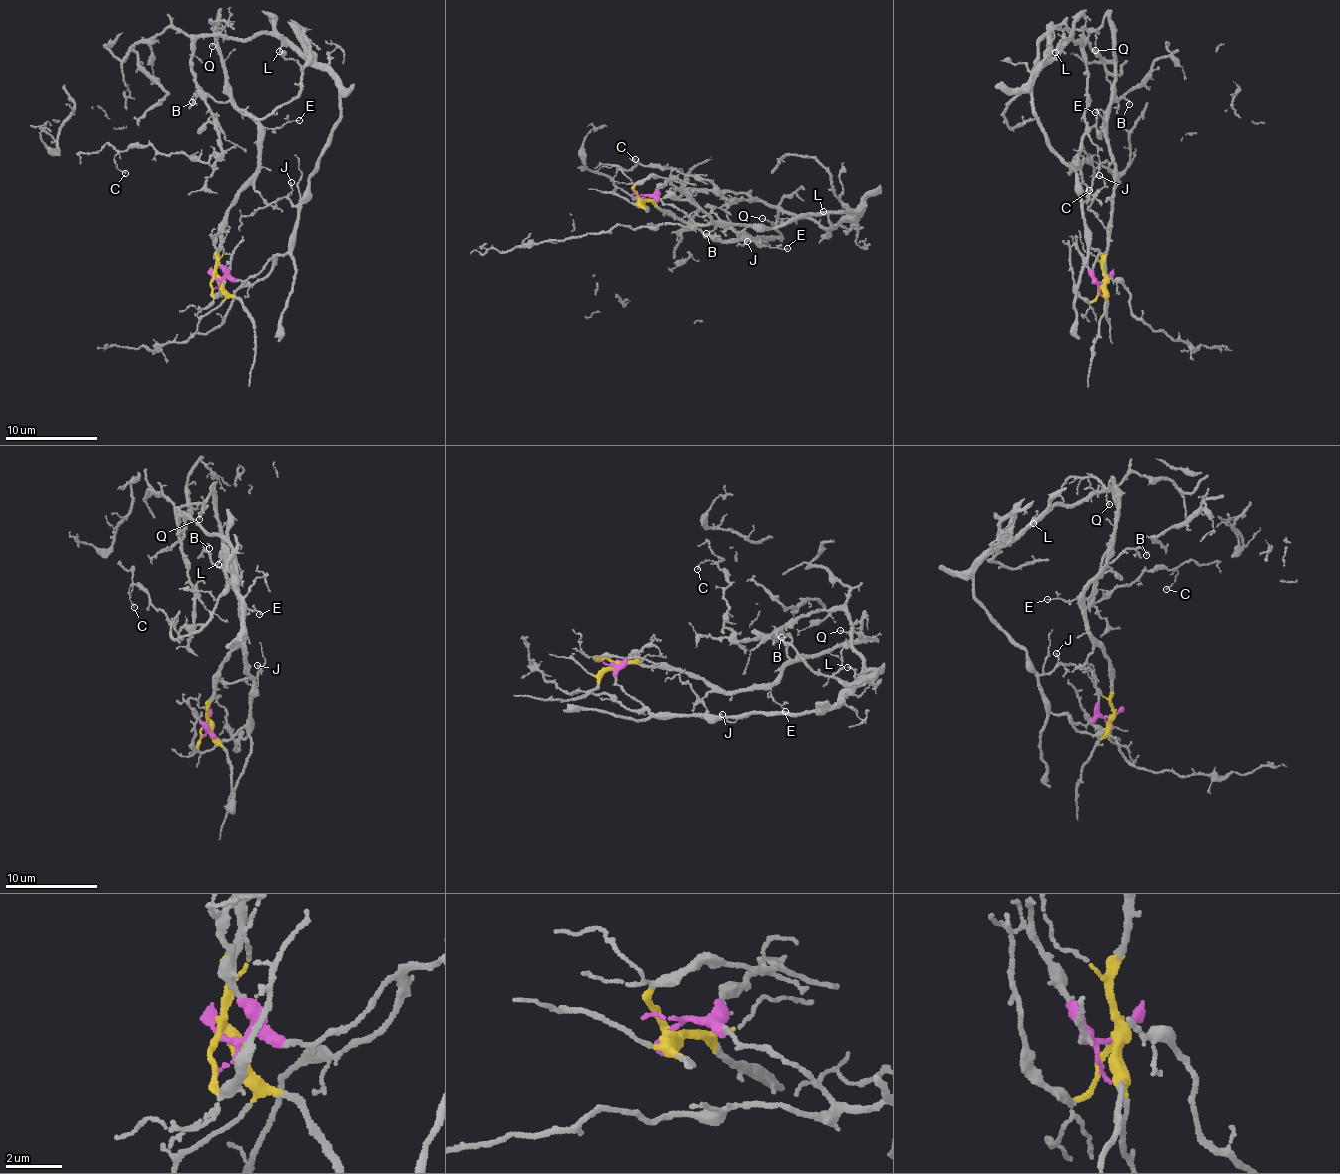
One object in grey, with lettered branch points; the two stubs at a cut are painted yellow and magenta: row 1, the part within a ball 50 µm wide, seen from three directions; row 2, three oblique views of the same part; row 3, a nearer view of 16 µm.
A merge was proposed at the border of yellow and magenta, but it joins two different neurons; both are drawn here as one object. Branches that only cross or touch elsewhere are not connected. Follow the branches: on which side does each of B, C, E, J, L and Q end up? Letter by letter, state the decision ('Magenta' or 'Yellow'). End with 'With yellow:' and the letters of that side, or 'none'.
B: Yellow
C: Magenta
E: Yellow
J: Magenta
L: Magenta
Q: Yellow
With yellow: B, E, Q

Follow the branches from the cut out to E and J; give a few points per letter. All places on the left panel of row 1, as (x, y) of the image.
E: (214, 278), (218, 223), (238, 189), (247, 183), (256, 169), (259, 138), (268, 129), (299, 121)
J: (214, 278), (249, 278), (275, 256), (289, 250), (297, 208), (289, 193), (291, 183)

